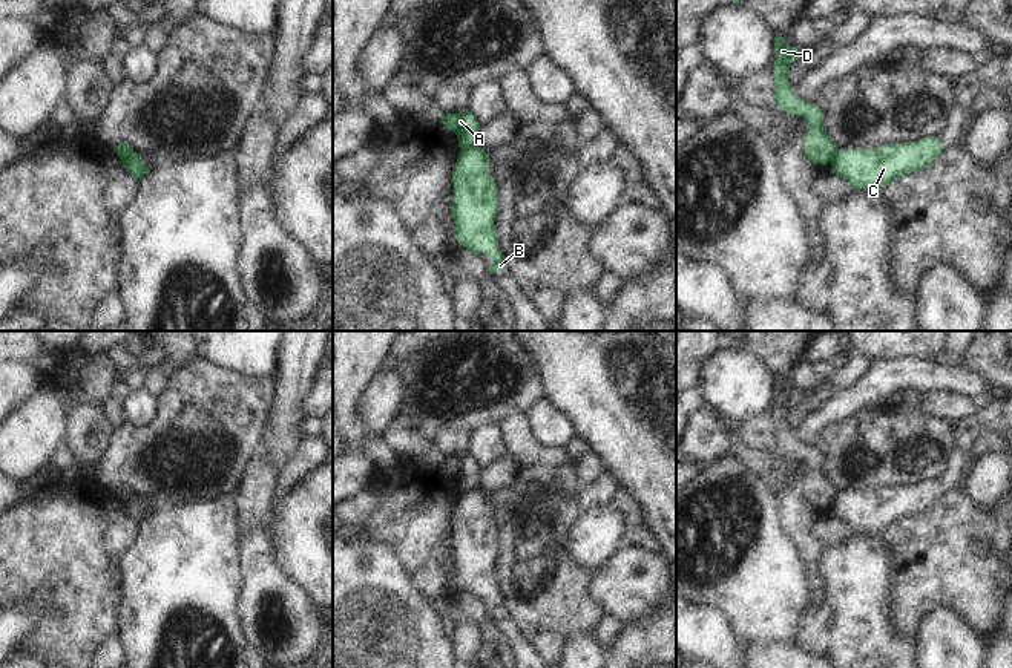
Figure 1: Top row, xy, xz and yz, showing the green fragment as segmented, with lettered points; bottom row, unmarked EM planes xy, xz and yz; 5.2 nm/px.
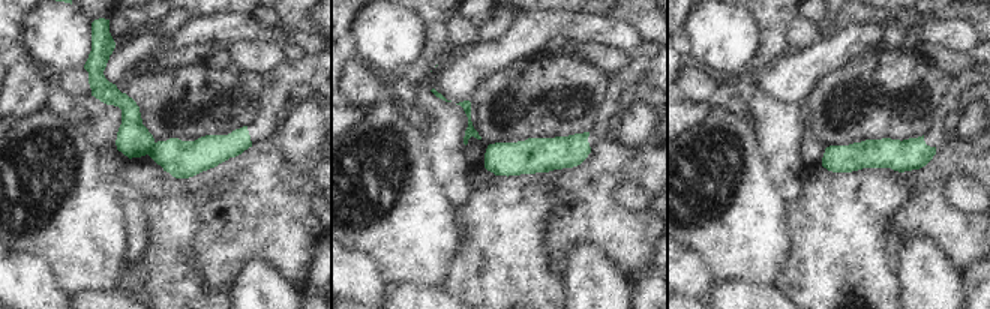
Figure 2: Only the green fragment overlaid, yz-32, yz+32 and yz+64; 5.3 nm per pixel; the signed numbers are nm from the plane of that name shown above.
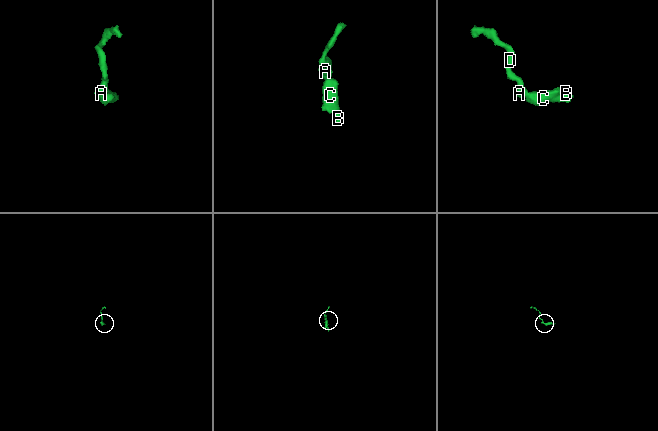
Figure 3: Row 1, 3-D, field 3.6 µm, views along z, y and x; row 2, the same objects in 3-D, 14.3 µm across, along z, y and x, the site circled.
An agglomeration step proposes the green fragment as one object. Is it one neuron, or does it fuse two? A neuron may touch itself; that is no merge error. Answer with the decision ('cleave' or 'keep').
cleave

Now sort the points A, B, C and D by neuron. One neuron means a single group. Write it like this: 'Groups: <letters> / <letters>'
Groups: A D / B C.

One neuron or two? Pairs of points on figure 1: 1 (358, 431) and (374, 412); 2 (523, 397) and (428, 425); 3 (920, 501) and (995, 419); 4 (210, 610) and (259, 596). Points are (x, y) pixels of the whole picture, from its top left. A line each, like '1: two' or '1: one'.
1: two
2: one
3: one
4: two

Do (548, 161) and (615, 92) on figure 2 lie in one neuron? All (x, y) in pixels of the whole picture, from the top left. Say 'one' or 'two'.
one

